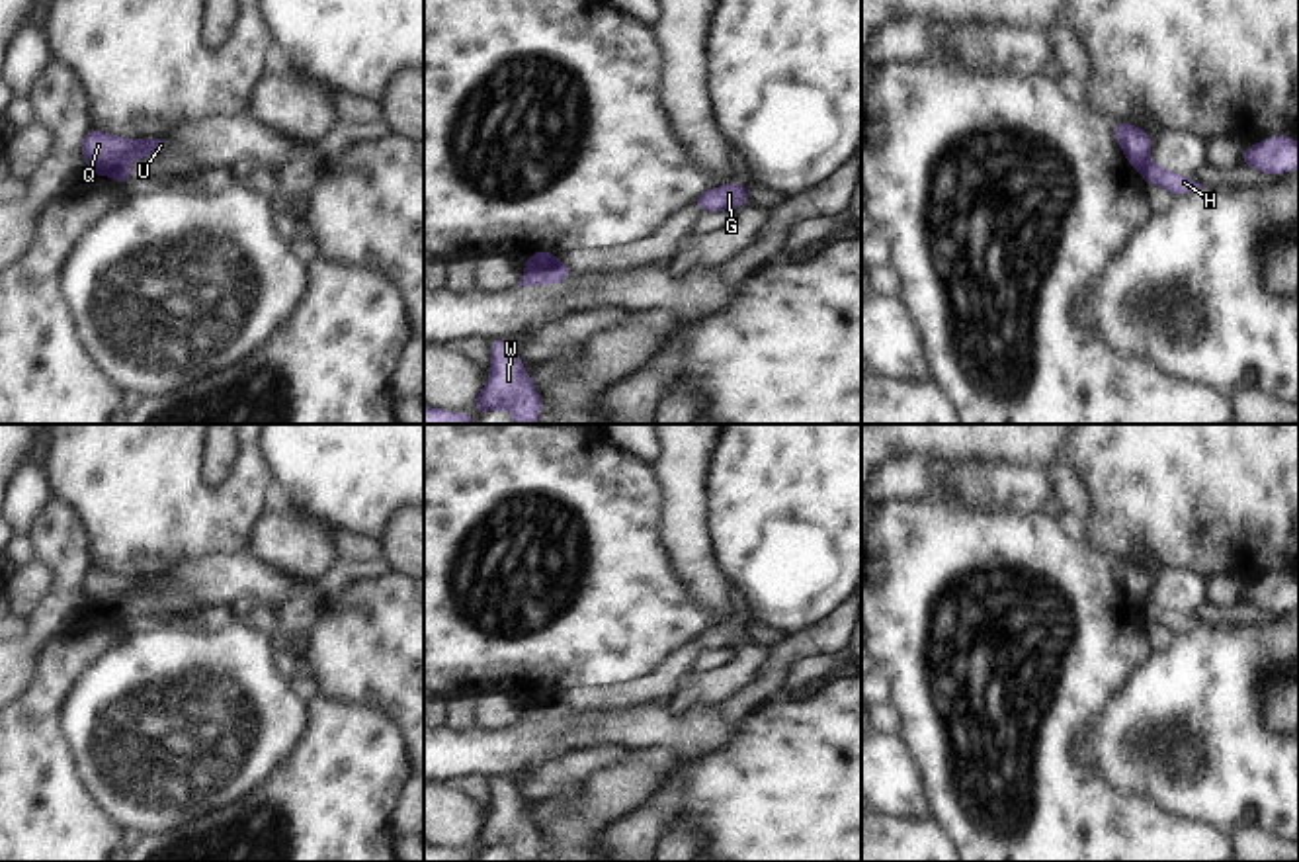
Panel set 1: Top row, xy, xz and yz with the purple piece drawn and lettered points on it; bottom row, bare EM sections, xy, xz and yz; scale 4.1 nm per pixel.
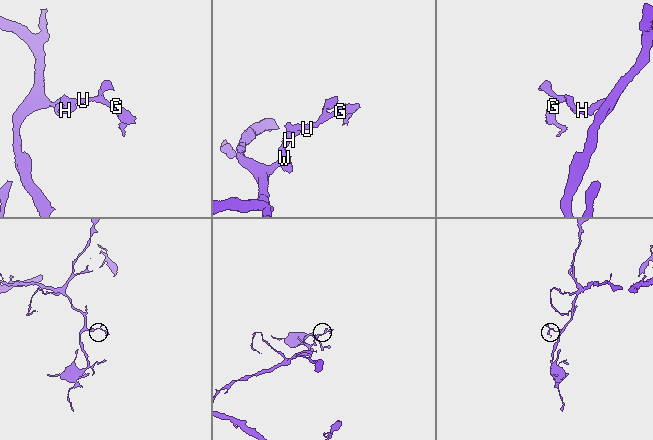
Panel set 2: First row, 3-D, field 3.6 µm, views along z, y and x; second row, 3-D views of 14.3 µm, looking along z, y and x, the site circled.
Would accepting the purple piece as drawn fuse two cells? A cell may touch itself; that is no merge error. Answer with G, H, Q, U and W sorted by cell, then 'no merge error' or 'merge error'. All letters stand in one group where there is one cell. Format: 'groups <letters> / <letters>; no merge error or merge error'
groups G Q U / H W; merge error

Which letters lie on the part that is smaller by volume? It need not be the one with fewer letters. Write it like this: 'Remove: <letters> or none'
Remove: G, Q, U

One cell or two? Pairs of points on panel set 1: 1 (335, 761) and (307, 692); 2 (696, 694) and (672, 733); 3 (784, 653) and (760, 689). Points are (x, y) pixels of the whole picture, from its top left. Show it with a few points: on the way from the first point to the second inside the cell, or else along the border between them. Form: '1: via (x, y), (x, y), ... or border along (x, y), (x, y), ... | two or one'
1: border along (319, 694), (307, 702) | two
2: border along (667, 704), (672, 710), (686, 710), (690, 706) | two
3: via (776, 661), (766, 681) | one

